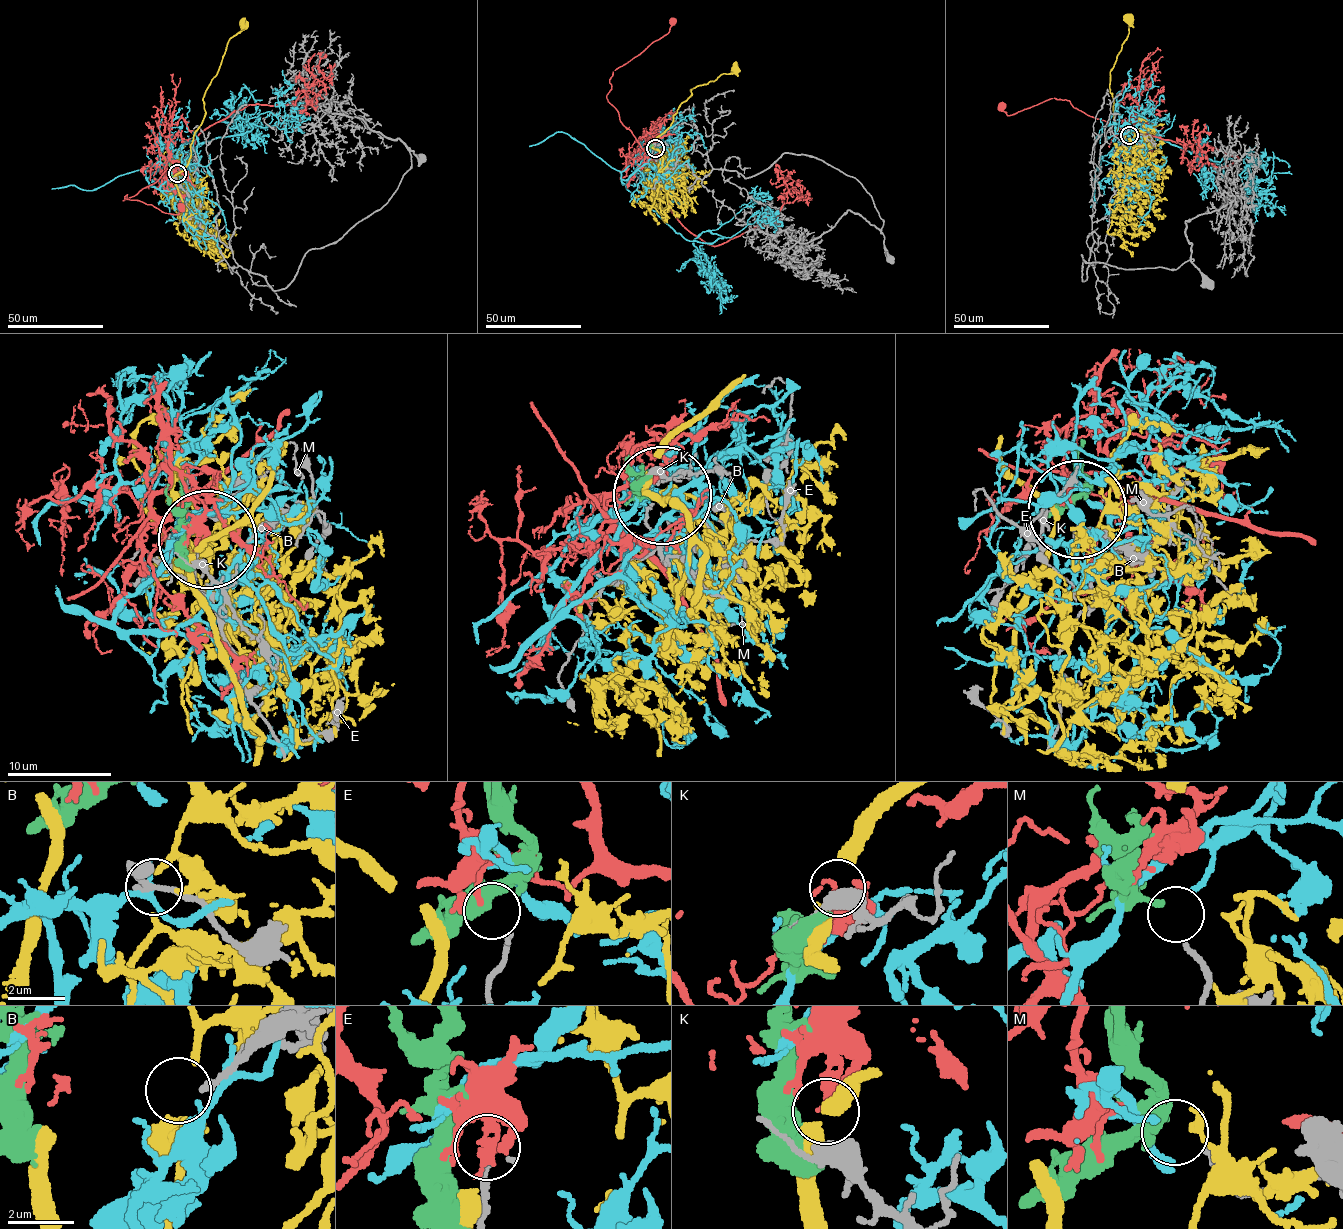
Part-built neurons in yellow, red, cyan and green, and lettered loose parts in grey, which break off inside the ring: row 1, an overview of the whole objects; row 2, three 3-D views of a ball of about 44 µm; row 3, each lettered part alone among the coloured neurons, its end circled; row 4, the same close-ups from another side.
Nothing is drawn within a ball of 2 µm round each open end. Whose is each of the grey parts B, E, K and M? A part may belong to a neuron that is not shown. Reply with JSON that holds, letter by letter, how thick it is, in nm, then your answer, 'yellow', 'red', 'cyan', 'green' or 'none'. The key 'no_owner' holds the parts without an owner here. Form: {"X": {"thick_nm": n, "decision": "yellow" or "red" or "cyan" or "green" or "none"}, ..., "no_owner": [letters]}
{"B": {"thick_nm": 160, "decision": "none"}, "E": {"thick_nm": 150, "decision": "none"}, "K": {"thick_nm": 480, "decision": "red"}, "M": {"thick_nm": 180, "decision": "cyan"}, "no_owner": ["B", "E"]}

